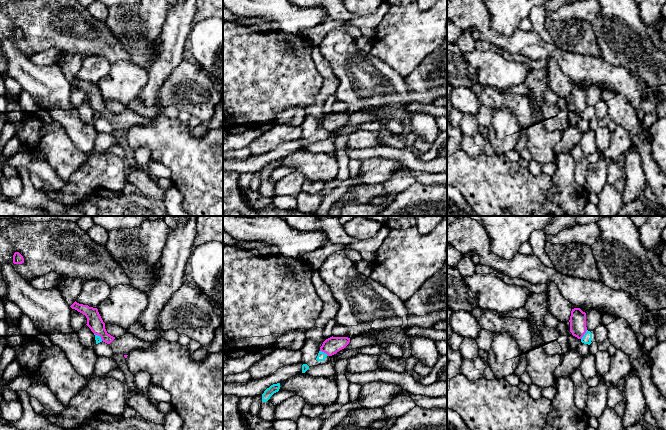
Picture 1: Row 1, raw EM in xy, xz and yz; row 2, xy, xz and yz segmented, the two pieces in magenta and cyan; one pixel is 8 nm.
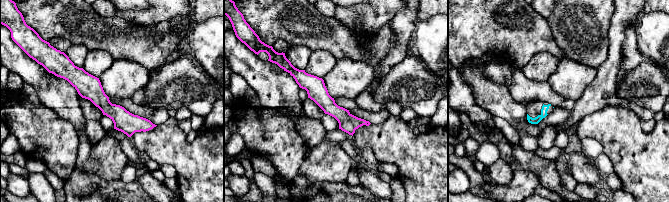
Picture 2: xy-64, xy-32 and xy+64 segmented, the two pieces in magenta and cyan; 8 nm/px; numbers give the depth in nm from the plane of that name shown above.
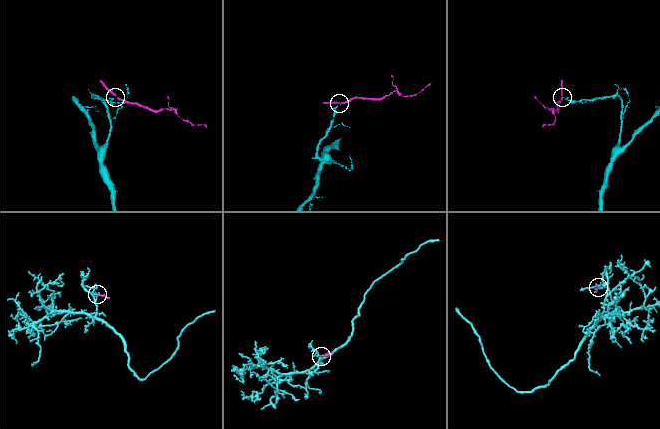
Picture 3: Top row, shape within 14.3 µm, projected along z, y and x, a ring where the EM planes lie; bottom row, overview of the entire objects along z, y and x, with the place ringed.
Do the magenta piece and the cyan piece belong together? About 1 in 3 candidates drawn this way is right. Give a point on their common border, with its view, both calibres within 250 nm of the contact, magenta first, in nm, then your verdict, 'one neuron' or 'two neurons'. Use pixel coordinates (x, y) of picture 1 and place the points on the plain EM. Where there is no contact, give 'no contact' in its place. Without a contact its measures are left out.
yz (583, 111) | 130/80 nm | two neurons

